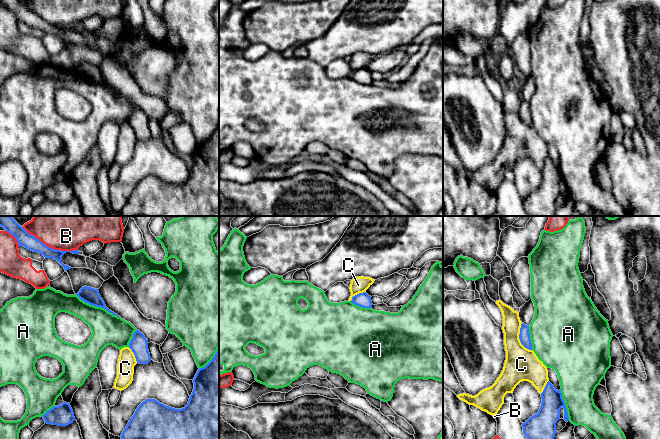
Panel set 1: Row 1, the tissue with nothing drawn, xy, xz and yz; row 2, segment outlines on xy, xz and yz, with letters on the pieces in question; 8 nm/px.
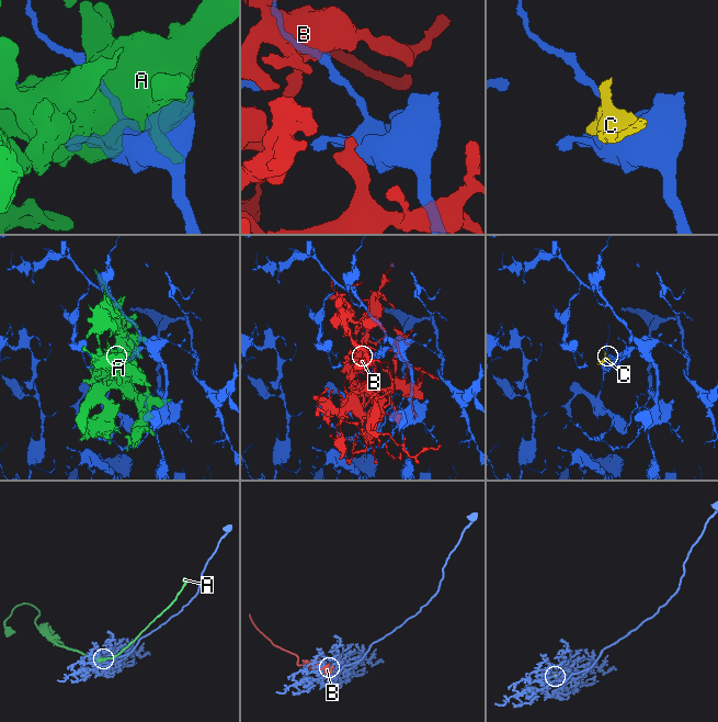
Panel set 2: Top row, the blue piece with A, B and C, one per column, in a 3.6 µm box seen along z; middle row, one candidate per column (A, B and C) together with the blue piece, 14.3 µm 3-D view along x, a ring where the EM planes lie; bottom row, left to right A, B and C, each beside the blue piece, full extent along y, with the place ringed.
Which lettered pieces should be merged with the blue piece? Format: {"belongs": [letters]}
{"belongs": []}

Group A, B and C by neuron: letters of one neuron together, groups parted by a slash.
A / B / C

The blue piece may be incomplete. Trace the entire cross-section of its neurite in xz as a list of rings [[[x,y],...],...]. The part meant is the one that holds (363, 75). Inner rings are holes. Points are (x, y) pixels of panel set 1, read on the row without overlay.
[[[366,68],[359,69],[352,73],[351,78],[357,82],[363,84],[372,84],[371,72],[369,72]]]

